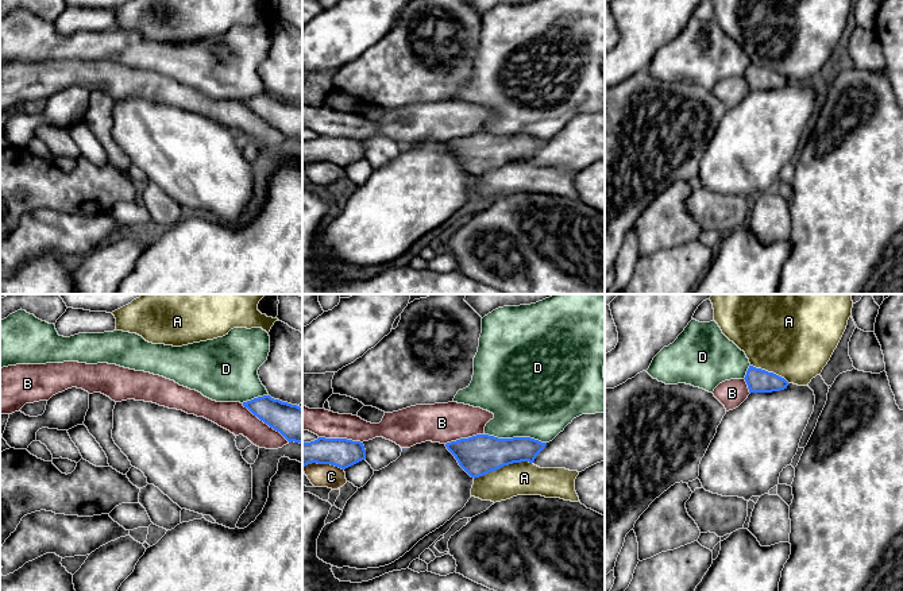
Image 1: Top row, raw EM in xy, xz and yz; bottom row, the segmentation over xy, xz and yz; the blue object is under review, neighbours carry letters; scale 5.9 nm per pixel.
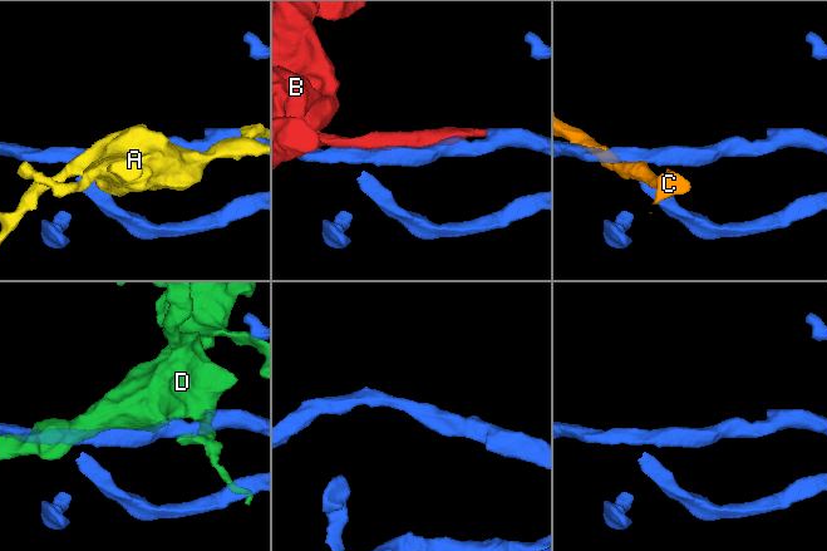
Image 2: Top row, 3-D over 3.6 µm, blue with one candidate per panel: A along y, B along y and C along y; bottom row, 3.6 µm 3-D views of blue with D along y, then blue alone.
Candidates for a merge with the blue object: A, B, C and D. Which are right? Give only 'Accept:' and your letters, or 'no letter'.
Accept: B

